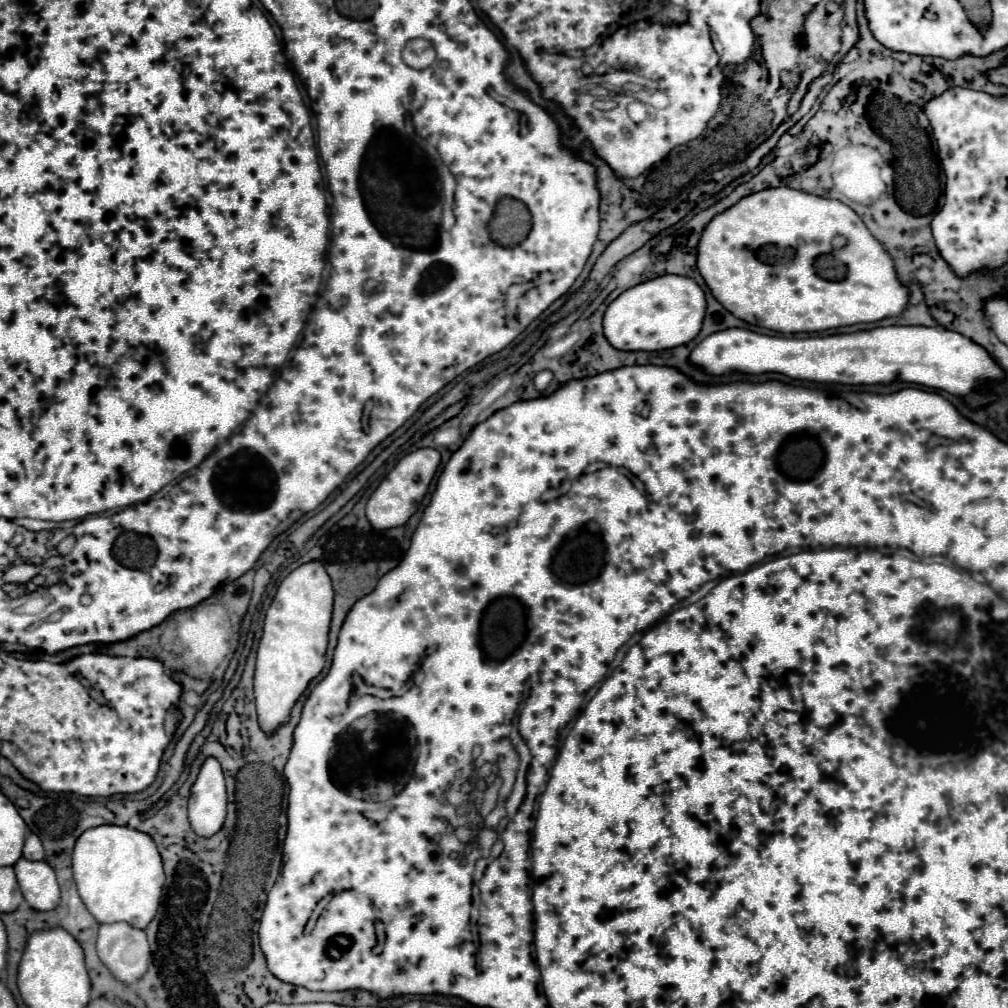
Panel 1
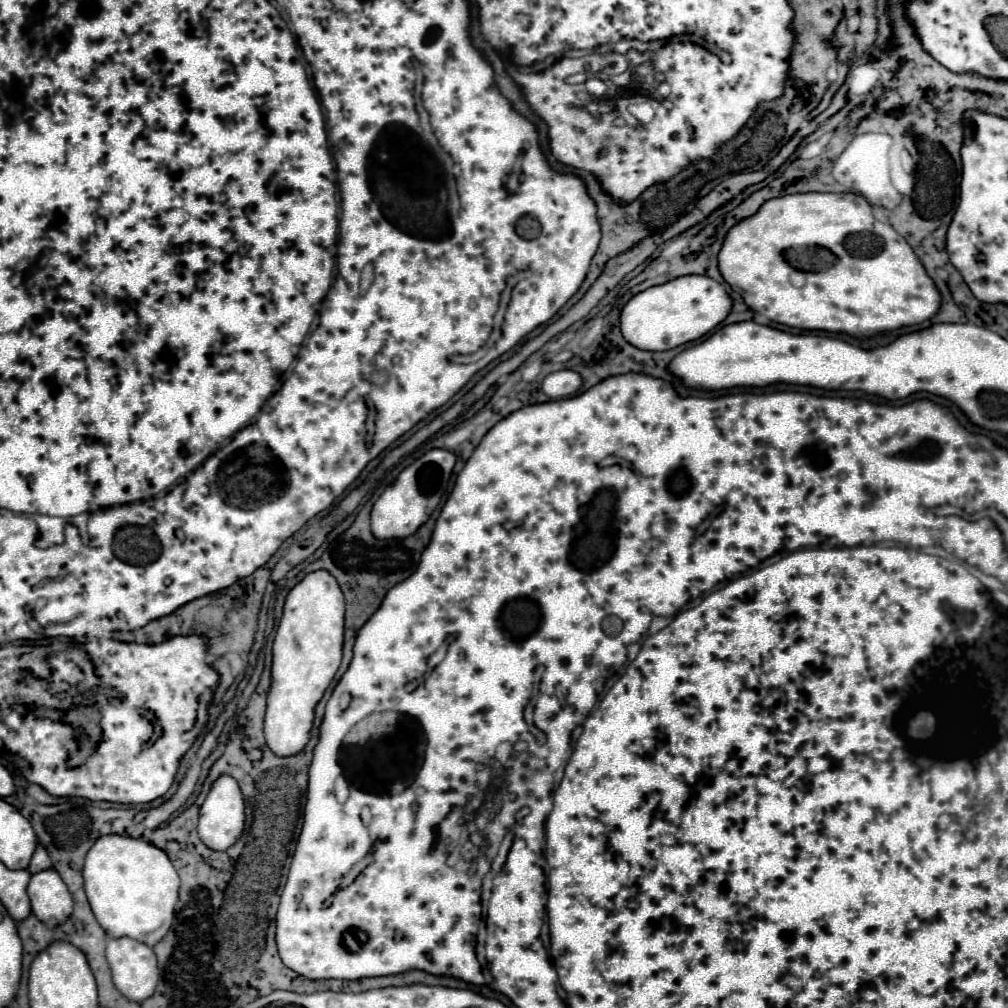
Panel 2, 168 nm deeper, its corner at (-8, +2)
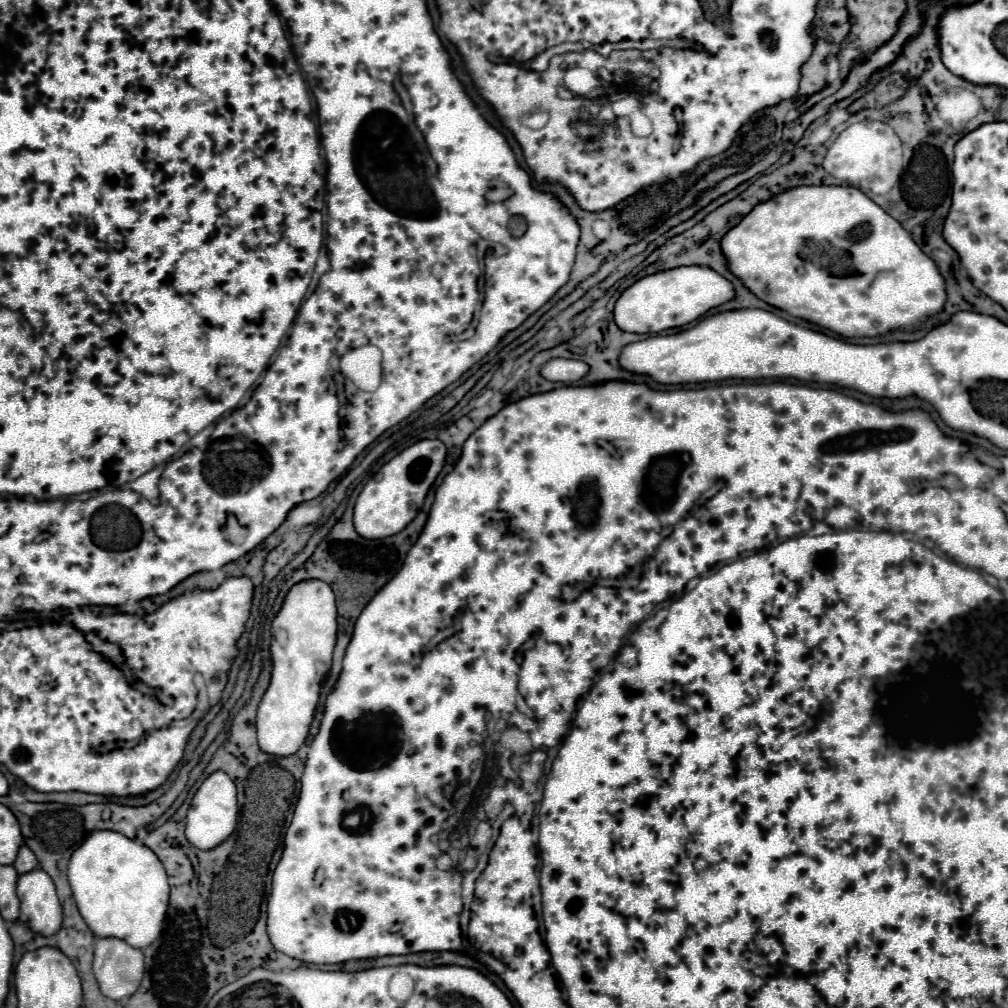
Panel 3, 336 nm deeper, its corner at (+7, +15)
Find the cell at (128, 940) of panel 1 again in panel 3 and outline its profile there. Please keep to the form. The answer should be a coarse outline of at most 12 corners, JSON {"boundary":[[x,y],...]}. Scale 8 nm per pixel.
{"boundary":[[96,937],[100,991],[120,1001],[138,989],[144,955],[122,939]]}

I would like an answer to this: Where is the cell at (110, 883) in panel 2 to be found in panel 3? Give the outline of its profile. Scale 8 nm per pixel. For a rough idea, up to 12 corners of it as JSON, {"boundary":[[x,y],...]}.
{"boundary":[[92,831],[68,881],[94,935],[138,949],[162,929],[156,853]]}

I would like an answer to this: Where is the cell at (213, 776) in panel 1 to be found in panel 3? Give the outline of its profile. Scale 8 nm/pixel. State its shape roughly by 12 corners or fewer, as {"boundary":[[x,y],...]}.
{"boundary":[[204,779],[186,815],[186,837],[212,849],[236,829],[236,785]]}

